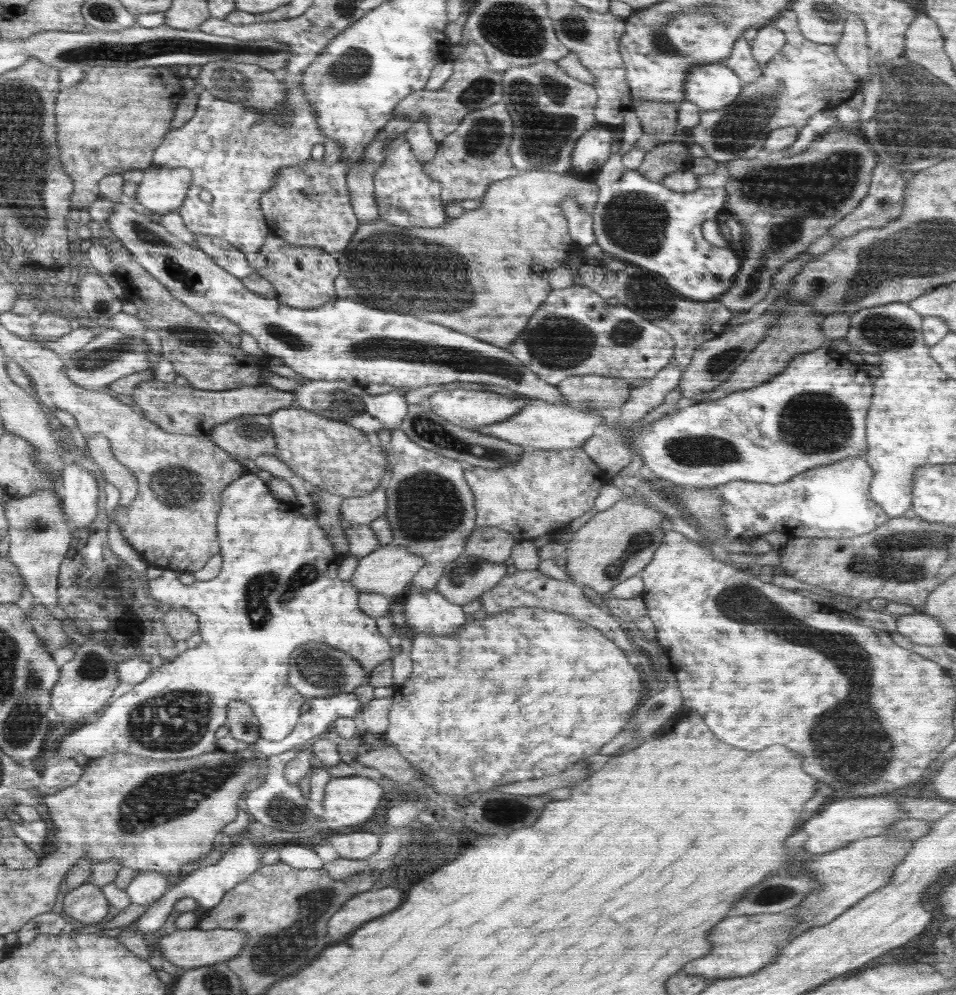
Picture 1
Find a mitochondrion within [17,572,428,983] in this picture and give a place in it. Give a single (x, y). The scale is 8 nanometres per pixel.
(160, 799)

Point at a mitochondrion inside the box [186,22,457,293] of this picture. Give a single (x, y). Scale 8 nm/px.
(348, 69)

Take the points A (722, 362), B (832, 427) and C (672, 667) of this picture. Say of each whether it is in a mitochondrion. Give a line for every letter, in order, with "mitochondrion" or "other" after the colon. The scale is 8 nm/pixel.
A: mitochondrion
B: mitochondrion
C: other

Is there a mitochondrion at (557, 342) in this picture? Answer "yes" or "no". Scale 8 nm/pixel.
yes

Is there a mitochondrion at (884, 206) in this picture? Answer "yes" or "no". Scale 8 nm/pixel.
yes

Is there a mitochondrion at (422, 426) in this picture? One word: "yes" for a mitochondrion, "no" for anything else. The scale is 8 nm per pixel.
yes

